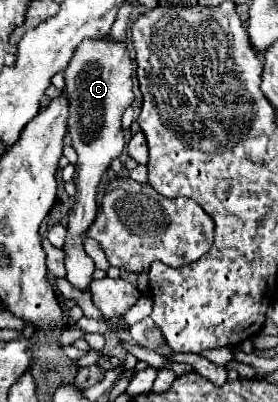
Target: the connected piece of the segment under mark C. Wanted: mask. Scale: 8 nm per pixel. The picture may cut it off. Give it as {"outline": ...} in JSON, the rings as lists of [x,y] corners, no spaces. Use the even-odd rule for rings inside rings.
{"outline":[[[110,35],[104,37],[90,37],[84,39],[78,49],[74,51],[74,57],[70,59],[66,71],[66,97],[68,97],[68,135],[72,141],[72,147],[78,153],[74,183],[76,183],[76,197],[74,207],[68,221],[68,233],[64,243],[64,265],[66,265],[66,279],[72,283],[72,287],[80,291],[88,291],[92,283],[94,273],[94,261],[86,255],[82,239],[86,229],[92,225],[96,217],[96,189],[100,183],[100,177],[110,167],[110,161],[120,157],[124,149],[124,133],[122,133],[122,113],[126,107],[134,101],[132,93],[132,59],[128,45],[124,41],[114,41]]]}

